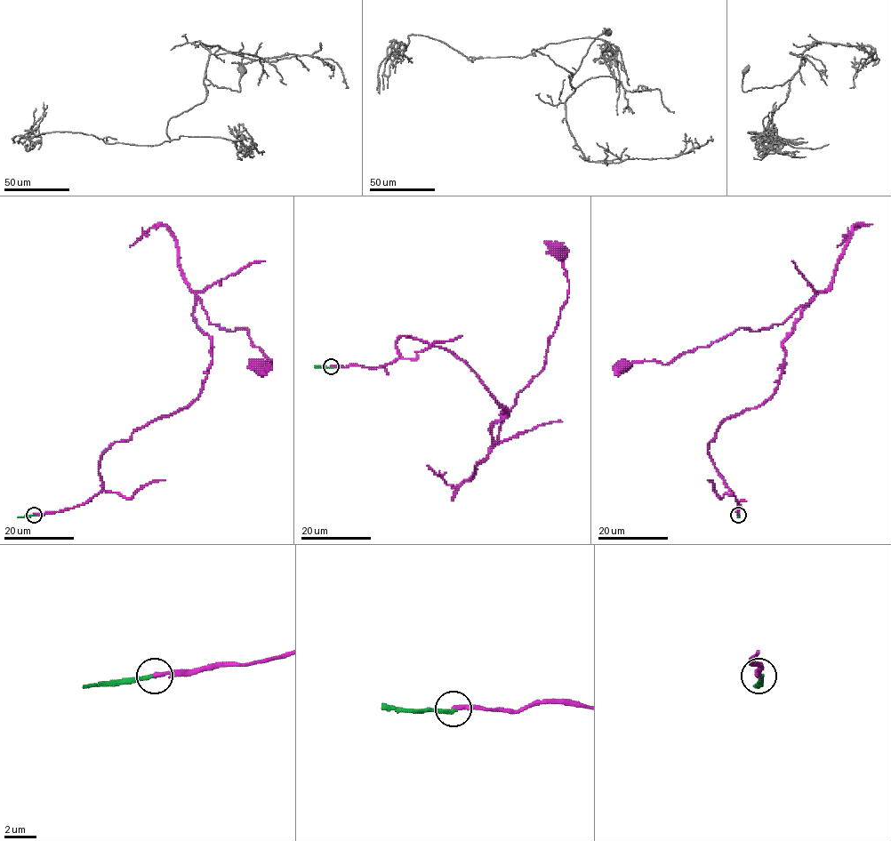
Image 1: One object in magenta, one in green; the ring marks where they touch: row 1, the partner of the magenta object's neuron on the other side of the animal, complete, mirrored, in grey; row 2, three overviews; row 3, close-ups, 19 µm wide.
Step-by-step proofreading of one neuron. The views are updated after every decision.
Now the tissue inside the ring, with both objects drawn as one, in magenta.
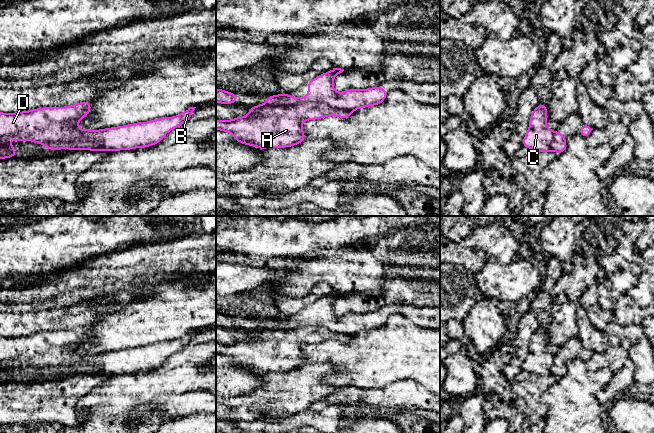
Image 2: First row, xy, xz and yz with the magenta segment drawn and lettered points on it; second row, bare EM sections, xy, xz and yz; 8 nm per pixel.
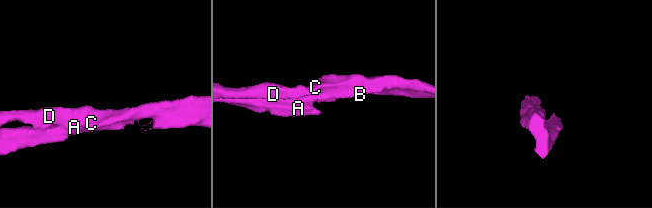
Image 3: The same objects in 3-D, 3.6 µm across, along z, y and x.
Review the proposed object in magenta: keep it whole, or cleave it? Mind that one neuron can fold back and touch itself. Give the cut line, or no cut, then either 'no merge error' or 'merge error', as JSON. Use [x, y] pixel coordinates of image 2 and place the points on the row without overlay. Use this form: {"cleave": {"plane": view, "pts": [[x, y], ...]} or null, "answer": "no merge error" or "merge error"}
{"cleave": {"plane": "xz", "pts": [[256, 330], [324, 326], [334, 332], [352, 335]]}, "answer": "merge error"}

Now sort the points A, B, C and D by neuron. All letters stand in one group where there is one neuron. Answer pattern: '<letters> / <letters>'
A / B C D

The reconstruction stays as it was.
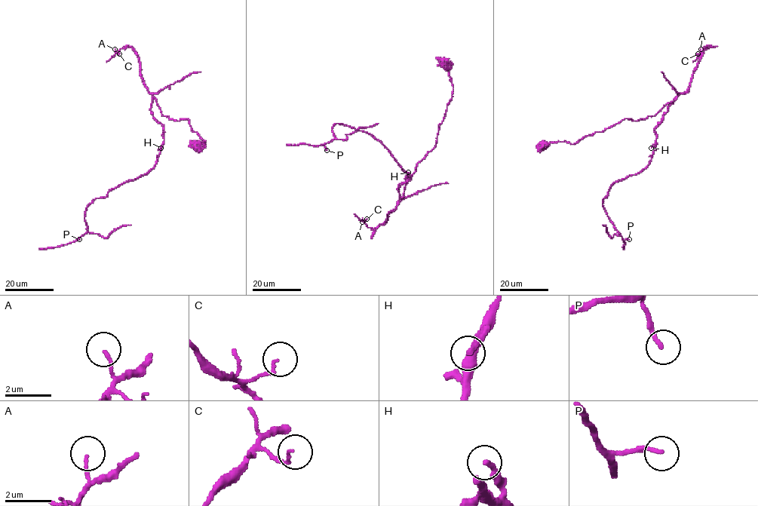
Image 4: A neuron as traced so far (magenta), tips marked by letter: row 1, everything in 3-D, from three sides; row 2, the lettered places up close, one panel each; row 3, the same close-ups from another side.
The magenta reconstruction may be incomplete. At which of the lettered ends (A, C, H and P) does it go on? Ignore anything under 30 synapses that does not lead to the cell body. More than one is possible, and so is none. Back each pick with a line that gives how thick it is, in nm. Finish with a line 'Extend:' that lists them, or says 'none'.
Extend: none

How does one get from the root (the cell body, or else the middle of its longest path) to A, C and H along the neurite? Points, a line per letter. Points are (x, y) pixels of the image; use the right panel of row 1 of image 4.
A: (541, 145), (575, 144), (625, 118), (654, 116), (687, 91), (702, 50), (708, 47), (701, 49)
C: (541, 145), (575, 144), (625, 118), (654, 116), (687, 91), (702, 50), (708, 47), (698, 53)
H: (541, 145), (575, 144), (625, 118), (654, 116), (676, 97), (655, 128), (655, 143), (651, 148)

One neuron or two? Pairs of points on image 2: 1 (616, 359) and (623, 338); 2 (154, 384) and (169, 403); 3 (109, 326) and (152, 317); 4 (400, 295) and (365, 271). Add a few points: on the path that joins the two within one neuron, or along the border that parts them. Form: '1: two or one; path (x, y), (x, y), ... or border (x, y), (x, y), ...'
1: one; path (616, 354), (619, 343)
2: two; border (185, 393), (161, 393), (153, 401), (141, 406)
3: one; path (120, 326), (132, 326), (141, 323)
4: two; border (386, 277), (383, 283), (383, 290), (377, 295)

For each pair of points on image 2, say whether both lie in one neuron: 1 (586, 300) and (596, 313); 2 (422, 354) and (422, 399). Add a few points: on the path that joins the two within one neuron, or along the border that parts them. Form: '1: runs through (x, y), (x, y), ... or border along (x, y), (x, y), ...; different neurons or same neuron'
1: runs through (589, 303), (594, 310); same neuron
2: border along (399, 379), (416, 380), (429, 391); different neurons

